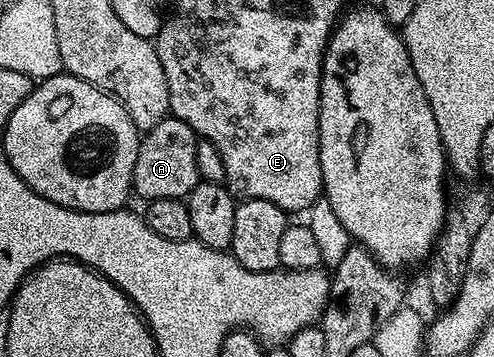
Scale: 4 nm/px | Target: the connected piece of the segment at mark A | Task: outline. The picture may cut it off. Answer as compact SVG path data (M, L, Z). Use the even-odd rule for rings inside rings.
M176 118L160 120L151 131L140 137L133 171L132 191L148 202L159 198L175 198L180 200L188 197L189 192L199 183L195 166L195 150L198 134L187 126L187 122Z

